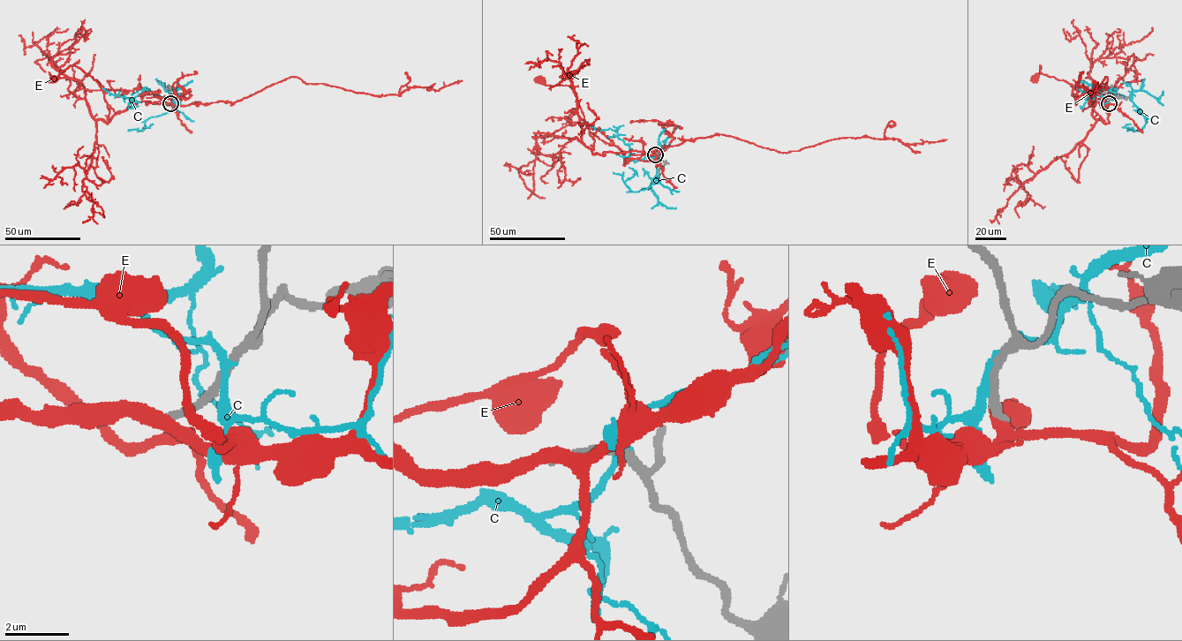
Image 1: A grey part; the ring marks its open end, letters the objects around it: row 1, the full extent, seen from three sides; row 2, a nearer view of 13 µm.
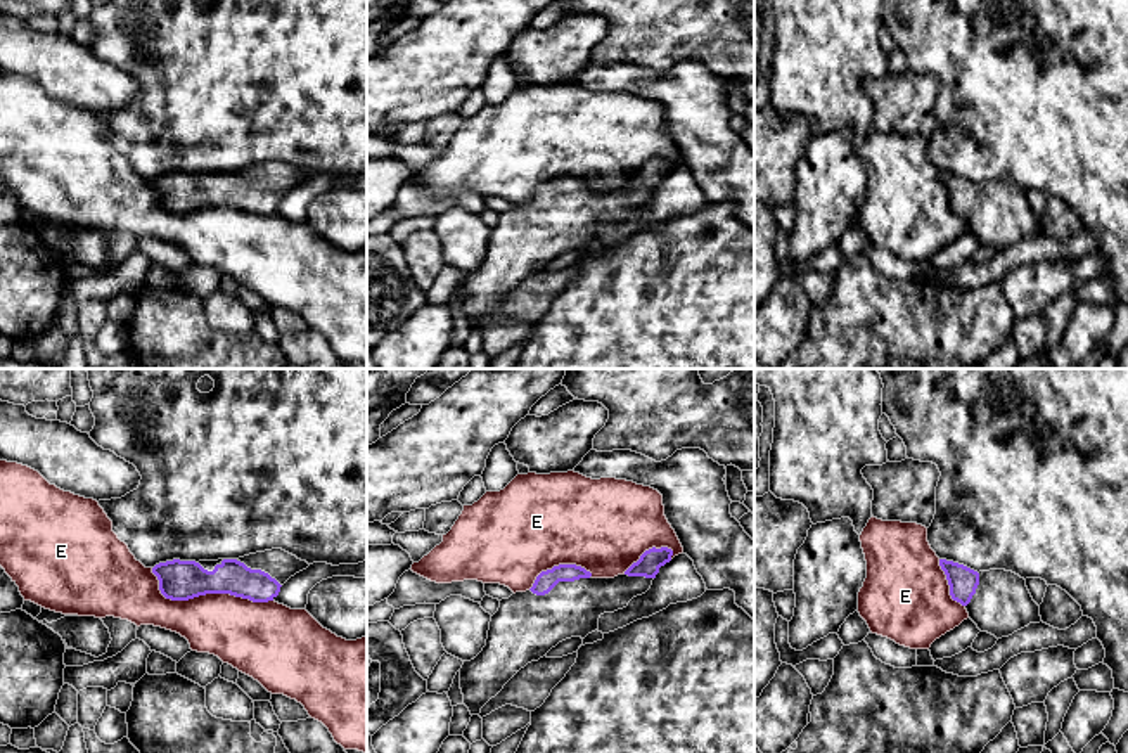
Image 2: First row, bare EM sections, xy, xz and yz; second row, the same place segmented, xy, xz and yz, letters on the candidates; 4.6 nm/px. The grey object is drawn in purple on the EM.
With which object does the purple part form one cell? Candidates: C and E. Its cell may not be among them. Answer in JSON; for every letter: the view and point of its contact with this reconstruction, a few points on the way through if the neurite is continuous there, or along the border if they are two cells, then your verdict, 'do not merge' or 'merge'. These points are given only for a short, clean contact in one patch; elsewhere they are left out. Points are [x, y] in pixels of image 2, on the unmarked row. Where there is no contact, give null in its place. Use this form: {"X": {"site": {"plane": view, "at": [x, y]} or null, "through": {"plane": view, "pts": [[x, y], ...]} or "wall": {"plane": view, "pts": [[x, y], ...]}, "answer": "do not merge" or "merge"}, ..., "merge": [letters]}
{"C": {"site": null, "answer": "do not merge"}, "E": {"site": {"plane": "xy", "at": [205, 206]}, "answer": "do not merge"}, "merge": []}

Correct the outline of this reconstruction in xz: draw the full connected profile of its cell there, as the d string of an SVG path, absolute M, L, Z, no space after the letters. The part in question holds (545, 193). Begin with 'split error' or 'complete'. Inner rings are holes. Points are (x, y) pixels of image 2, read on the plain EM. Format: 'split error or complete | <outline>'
split error | M652 159L614 190L593 190L581 178L559 177L542 183L529 203L502 211L486 258L460 280L460 301L471 327L479 327L528 275L566 251L585 251L599 242L604 225L623 222L645 206L671 168L668 159Z

